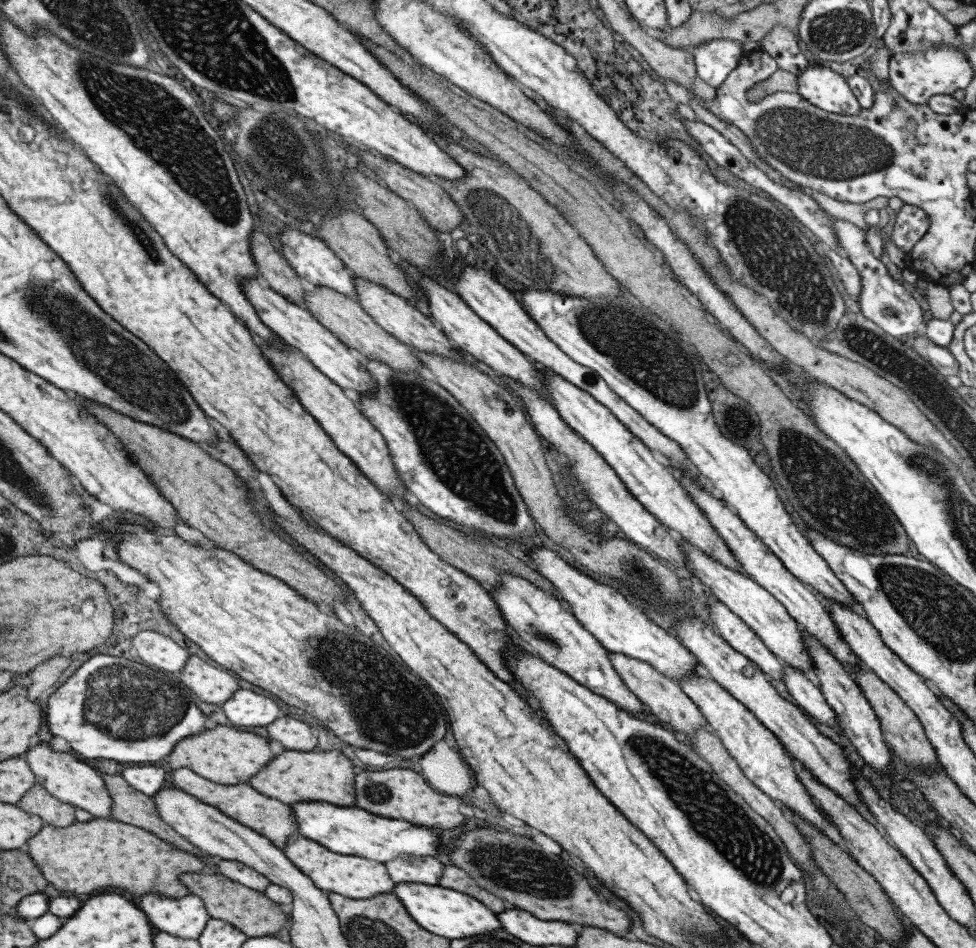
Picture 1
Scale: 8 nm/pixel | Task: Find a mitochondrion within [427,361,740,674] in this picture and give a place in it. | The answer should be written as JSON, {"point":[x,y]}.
{"point":[645,578]}

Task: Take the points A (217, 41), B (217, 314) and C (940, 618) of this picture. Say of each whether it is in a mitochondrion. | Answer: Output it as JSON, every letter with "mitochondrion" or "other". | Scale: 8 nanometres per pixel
{"A":"mitochondrion","B":"other","C":"mitochondrion"}

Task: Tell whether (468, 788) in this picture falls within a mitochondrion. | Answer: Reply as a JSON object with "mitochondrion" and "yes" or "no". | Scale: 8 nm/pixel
{"mitochondrion":"no"}

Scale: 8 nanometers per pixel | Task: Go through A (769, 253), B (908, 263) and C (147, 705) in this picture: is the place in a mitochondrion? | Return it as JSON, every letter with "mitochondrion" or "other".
{"A":"mitochondrion","B":"other","C":"mitochondrion"}

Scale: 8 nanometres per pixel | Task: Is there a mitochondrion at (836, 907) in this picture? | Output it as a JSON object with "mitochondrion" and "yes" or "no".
{"mitochondrion":"yes"}

